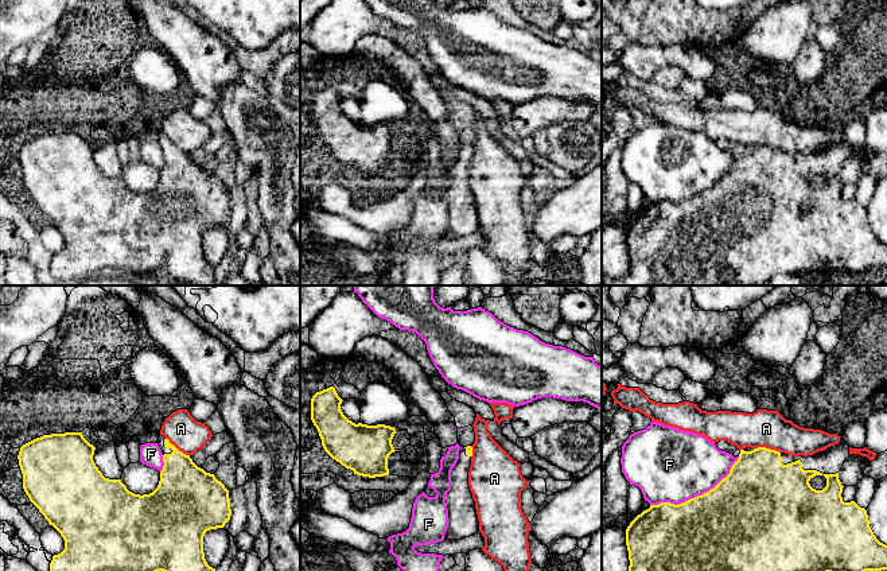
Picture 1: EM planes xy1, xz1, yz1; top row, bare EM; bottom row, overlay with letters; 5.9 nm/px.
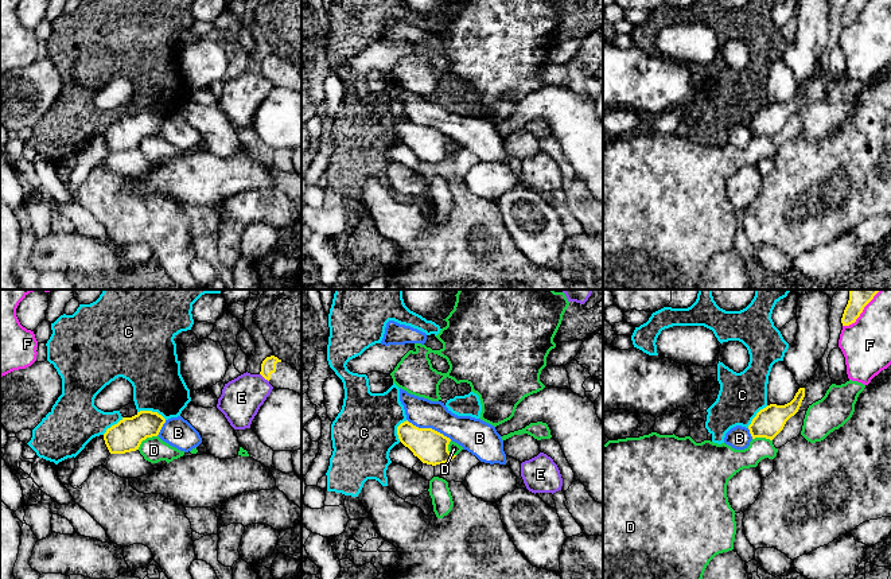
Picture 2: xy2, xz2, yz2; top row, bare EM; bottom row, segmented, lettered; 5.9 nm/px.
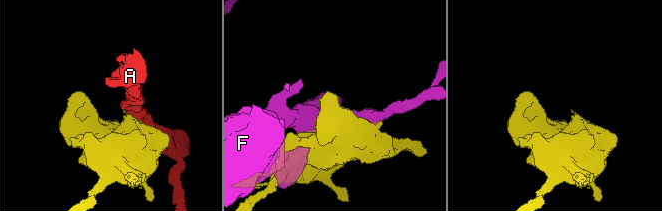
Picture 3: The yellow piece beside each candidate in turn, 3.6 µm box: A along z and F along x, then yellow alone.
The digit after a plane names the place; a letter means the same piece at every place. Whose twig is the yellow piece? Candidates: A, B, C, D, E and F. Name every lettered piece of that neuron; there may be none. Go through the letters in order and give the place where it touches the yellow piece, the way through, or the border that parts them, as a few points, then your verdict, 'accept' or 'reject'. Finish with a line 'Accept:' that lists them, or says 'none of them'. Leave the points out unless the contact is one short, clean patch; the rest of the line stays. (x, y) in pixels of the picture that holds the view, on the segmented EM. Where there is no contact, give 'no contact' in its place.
A: meets yellow in yz1 at (767, 449); reject
B: meets yellow in xz2 at (430, 428); reject
C: meets yellow in xy2 at (151, 411); reject
D: meets yellow in xy2 at (146, 438); border along xy2 (156, 435), (147, 436), (137, 449); reject
E: meets yellow in xy2 at (264, 377); border along xy2 (260, 373), (268, 381); reject
F: meets yellow in yz1 at (697, 496); reject
Accept: none of them

